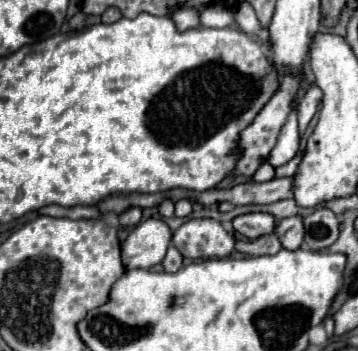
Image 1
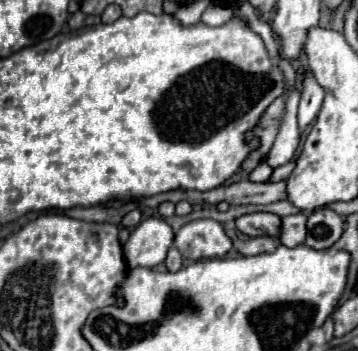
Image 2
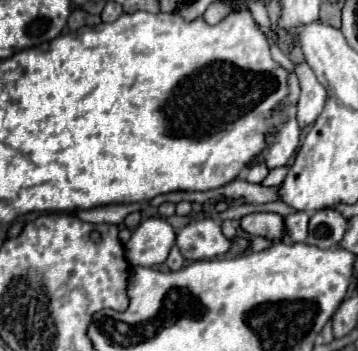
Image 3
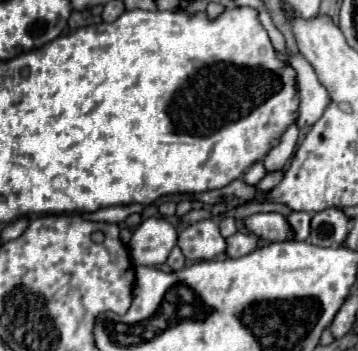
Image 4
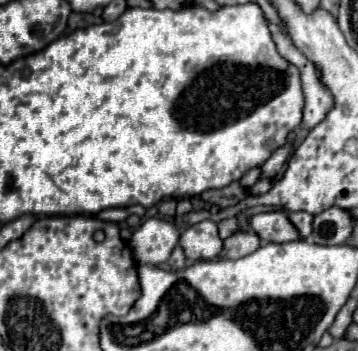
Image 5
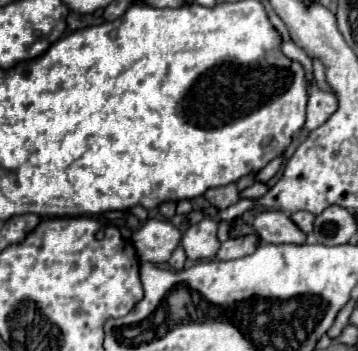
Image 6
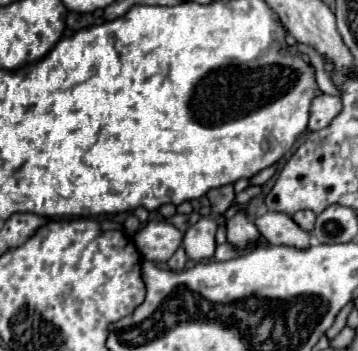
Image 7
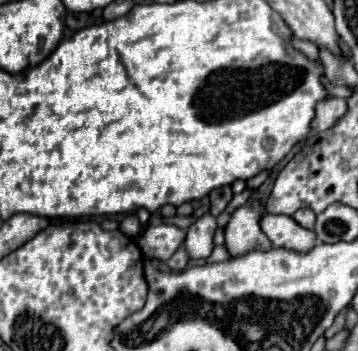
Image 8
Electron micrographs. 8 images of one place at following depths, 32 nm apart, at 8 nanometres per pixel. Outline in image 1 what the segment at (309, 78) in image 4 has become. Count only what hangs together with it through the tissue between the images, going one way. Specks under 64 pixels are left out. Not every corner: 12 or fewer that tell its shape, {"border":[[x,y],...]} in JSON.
{"border":[[312,86],[300,100],[300,136],[312,120],[322,98],[318,86]]}

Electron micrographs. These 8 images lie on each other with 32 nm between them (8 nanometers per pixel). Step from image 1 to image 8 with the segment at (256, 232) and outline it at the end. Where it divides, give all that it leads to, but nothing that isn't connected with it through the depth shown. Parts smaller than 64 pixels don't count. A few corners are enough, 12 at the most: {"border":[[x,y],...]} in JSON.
{"border":[[264,214],[260,228],[278,248],[308,252],[312,230],[290,216]]}

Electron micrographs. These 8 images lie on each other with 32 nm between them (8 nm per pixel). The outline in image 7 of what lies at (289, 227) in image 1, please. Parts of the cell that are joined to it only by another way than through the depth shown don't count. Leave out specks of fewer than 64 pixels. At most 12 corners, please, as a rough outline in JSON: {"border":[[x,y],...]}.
{"border":[[300,210],[292,216],[300,228],[312,232],[314,228],[310,210]]}

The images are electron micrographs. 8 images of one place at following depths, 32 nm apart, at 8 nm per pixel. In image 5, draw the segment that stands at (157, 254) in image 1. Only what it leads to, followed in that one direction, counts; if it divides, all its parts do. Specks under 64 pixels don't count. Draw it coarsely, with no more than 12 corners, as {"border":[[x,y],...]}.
{"border":[[162,218],[134,230],[138,264],[162,264],[178,244],[178,230]]}

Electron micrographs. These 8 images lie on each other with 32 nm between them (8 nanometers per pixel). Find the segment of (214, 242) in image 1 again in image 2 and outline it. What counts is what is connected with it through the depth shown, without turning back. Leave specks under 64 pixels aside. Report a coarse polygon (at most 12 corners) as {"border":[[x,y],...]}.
{"border":[[192,220],[174,234],[184,258],[224,258],[232,250],[216,220]]}

